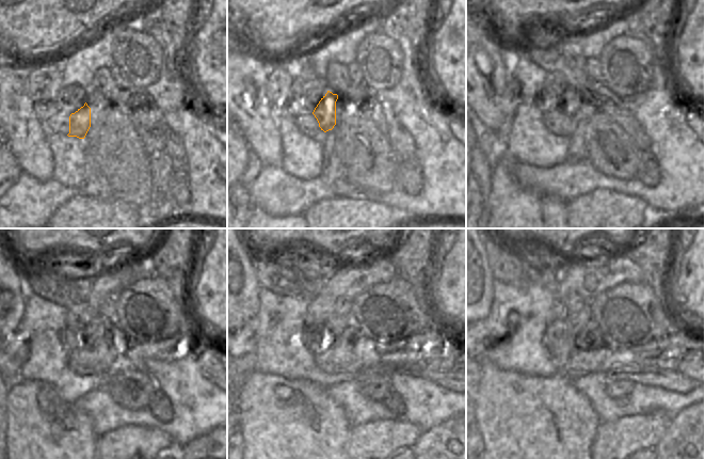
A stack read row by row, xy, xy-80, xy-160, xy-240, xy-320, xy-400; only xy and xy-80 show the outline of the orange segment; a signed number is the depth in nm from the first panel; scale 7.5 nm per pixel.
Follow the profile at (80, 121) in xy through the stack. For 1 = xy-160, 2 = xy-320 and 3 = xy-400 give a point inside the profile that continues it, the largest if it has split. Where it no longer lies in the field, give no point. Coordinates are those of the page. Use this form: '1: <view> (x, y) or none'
1: xy-160 (572, 103)
2: xy-320 (335, 325)
3: xy-400 (577, 321)

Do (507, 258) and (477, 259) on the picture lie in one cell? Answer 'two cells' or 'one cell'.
two cells

